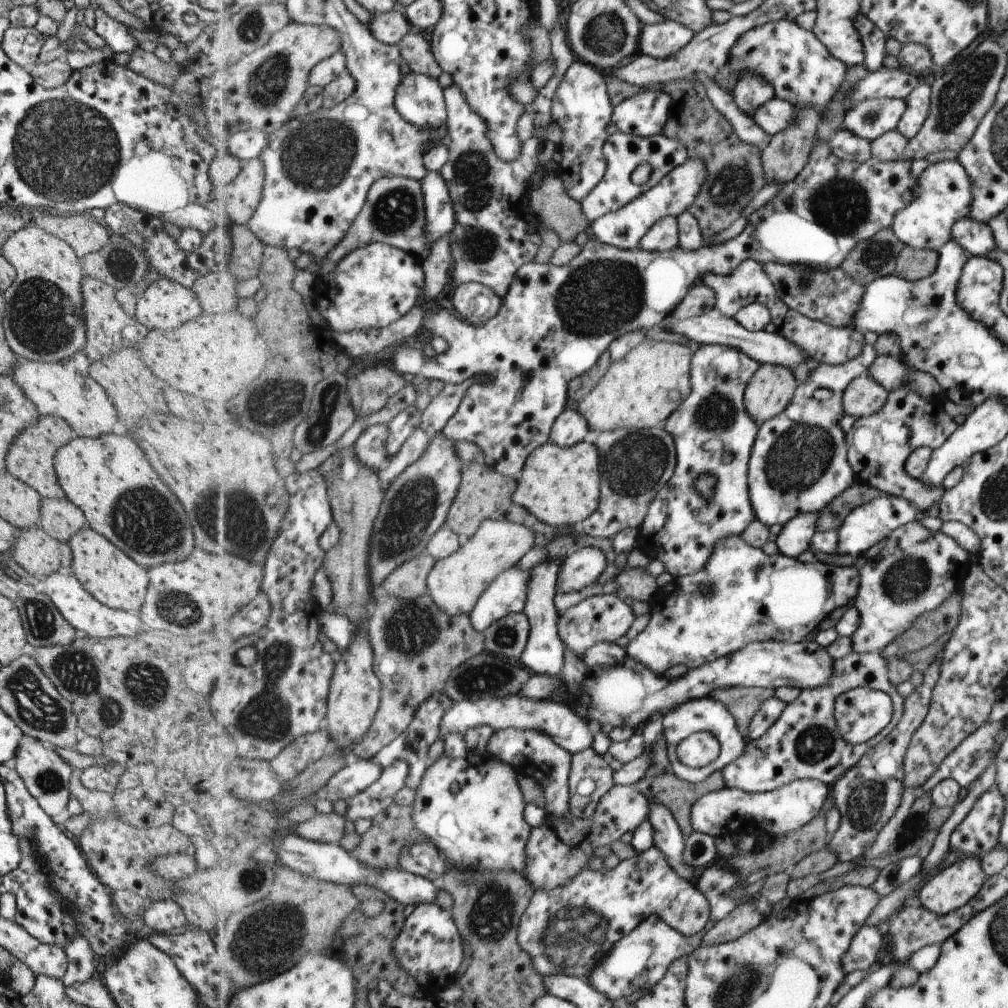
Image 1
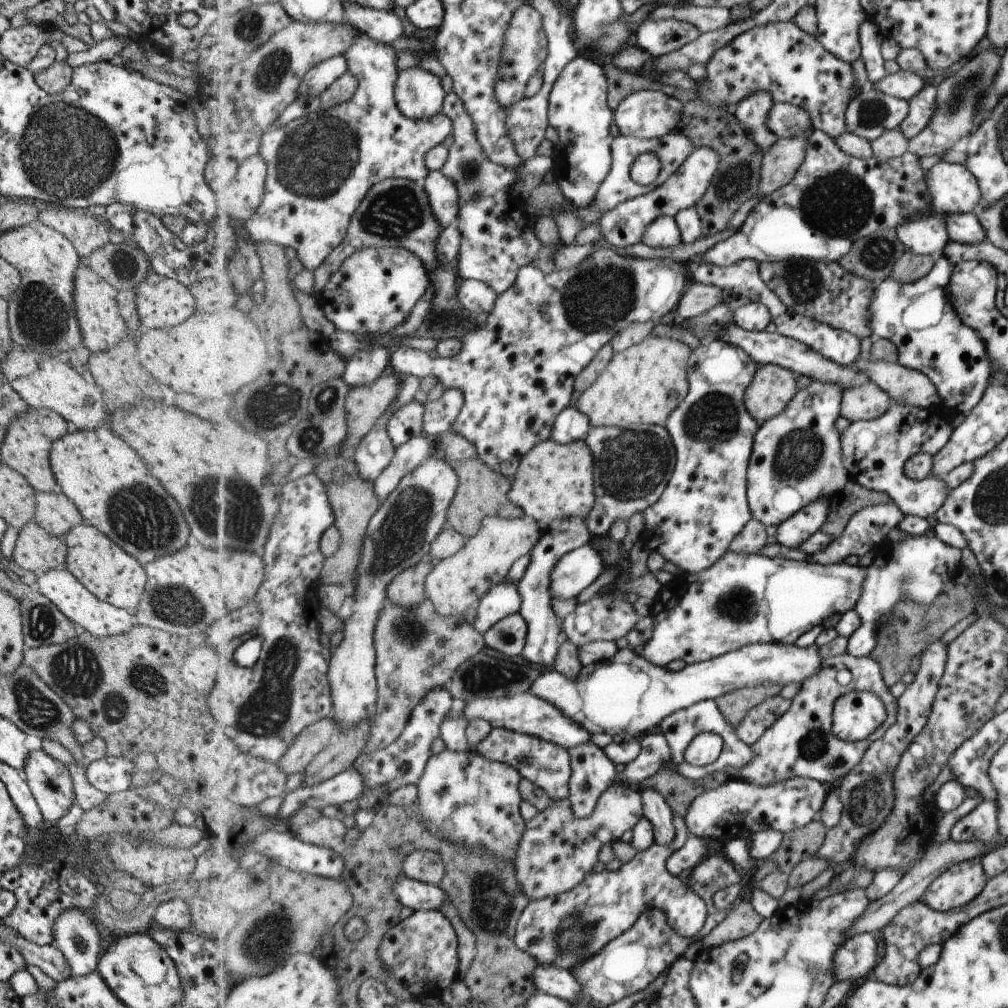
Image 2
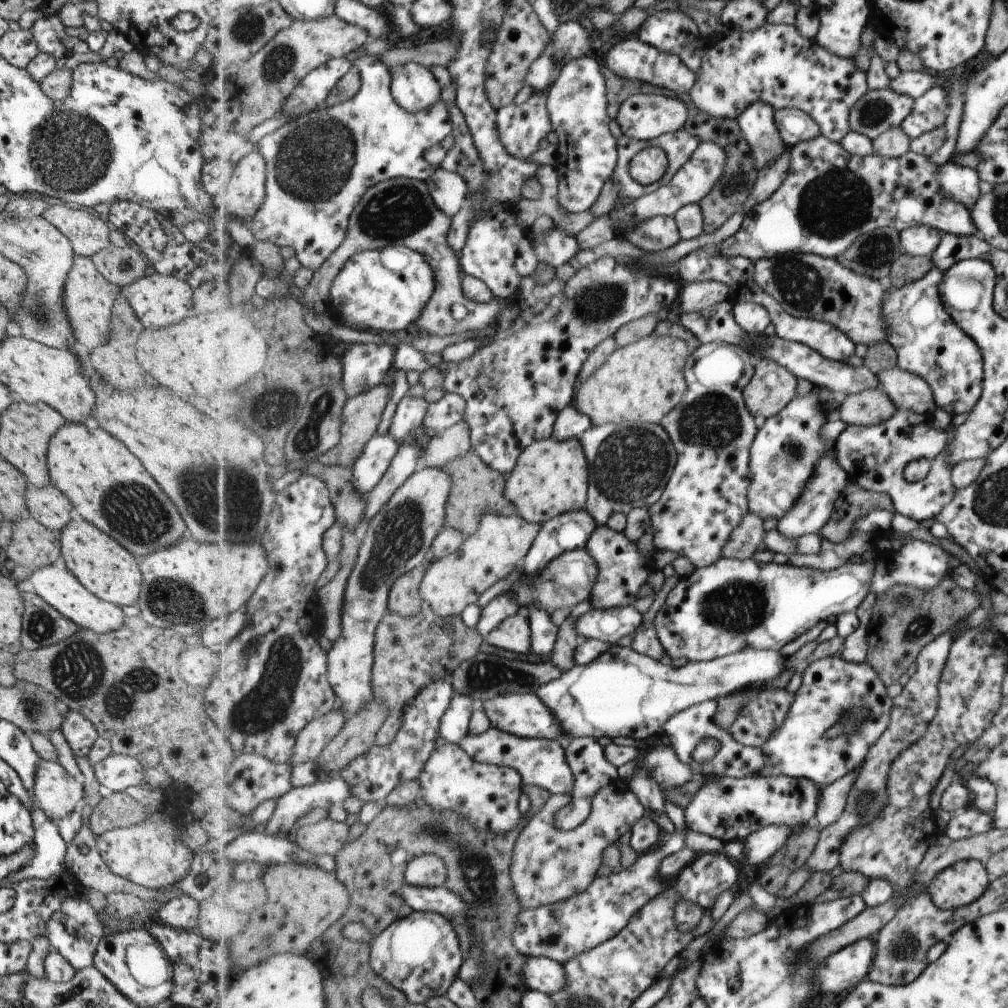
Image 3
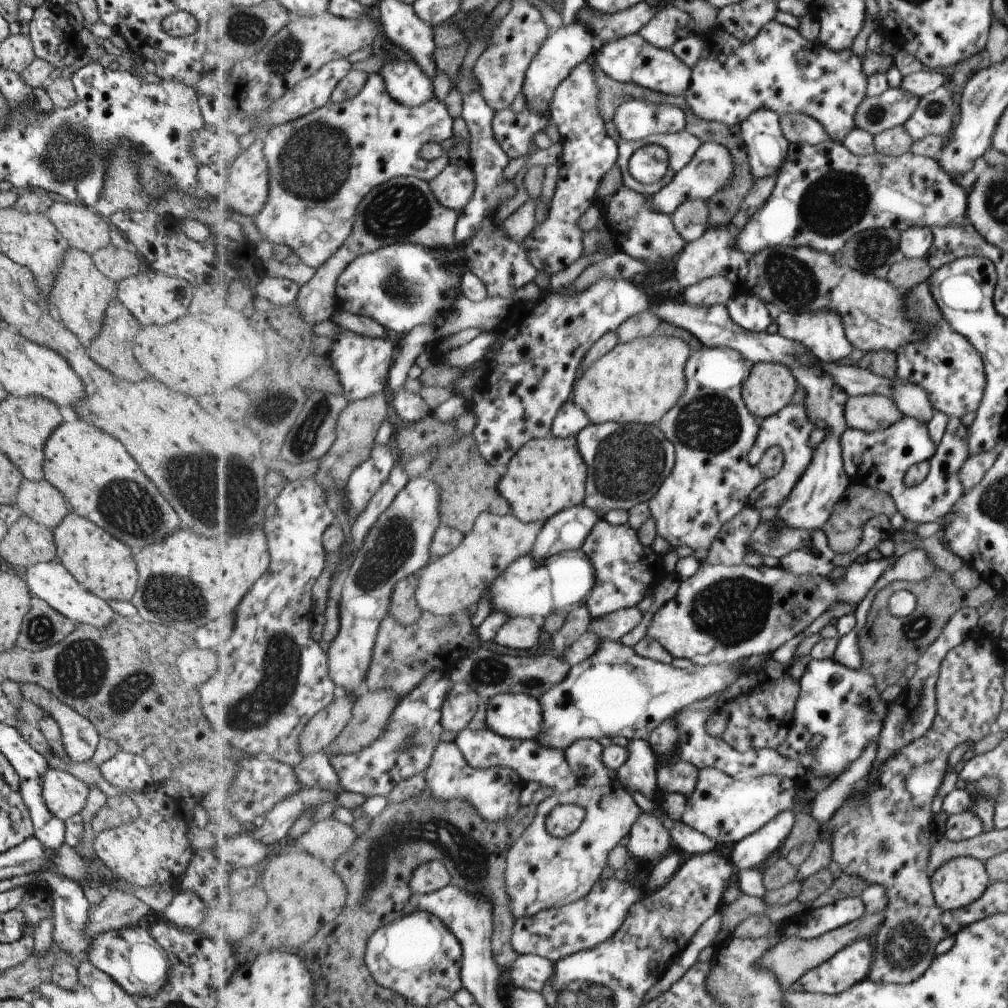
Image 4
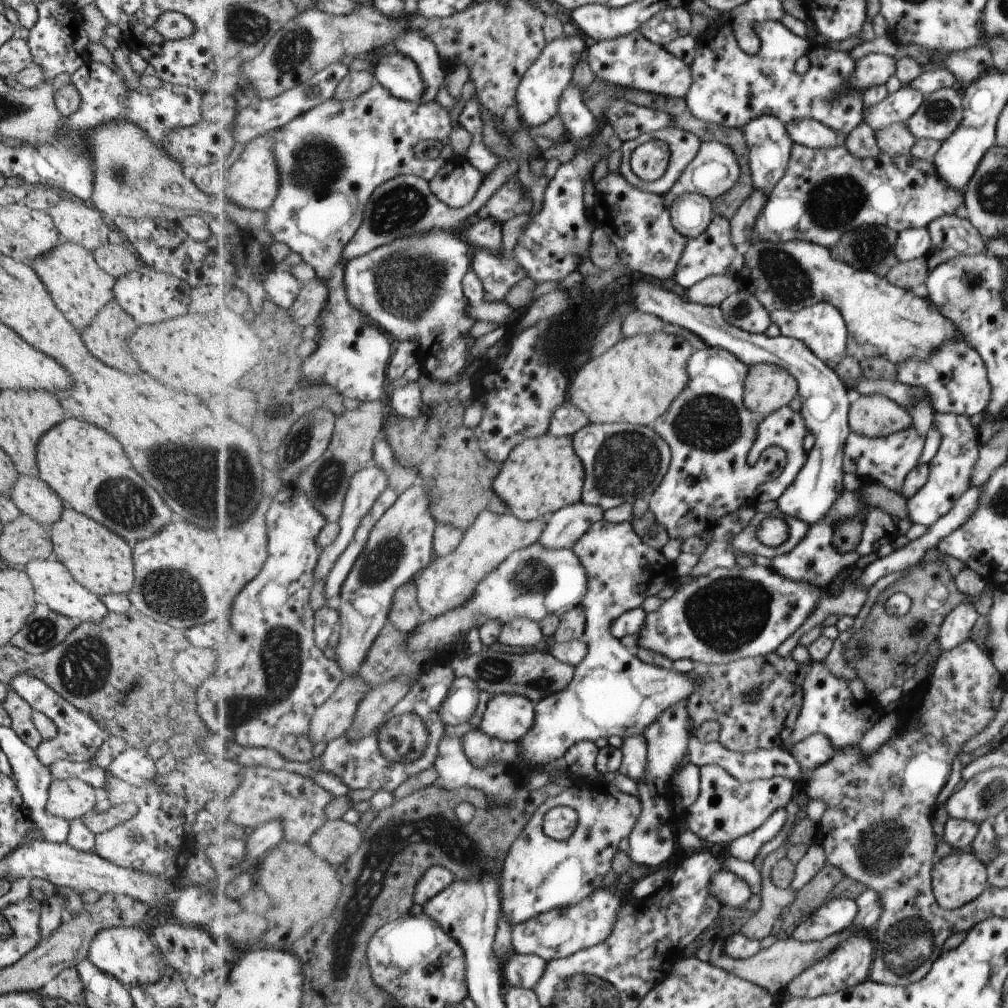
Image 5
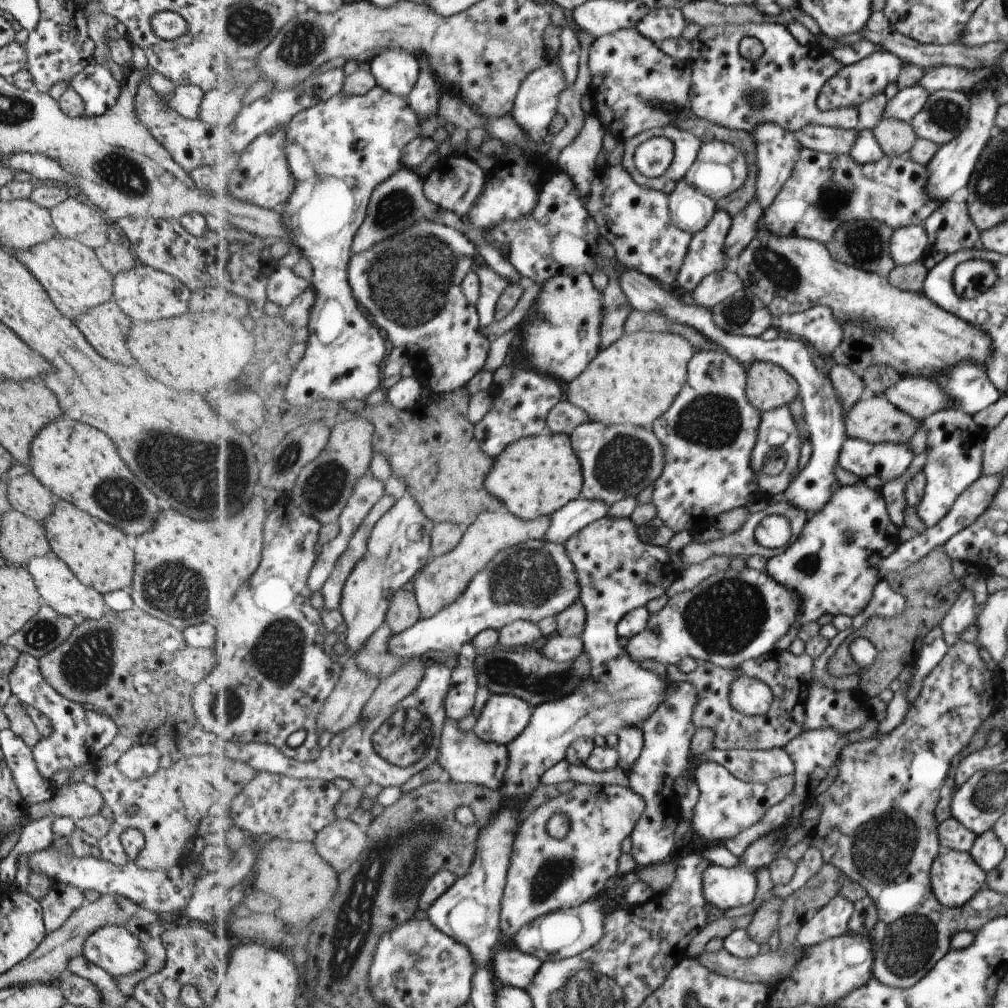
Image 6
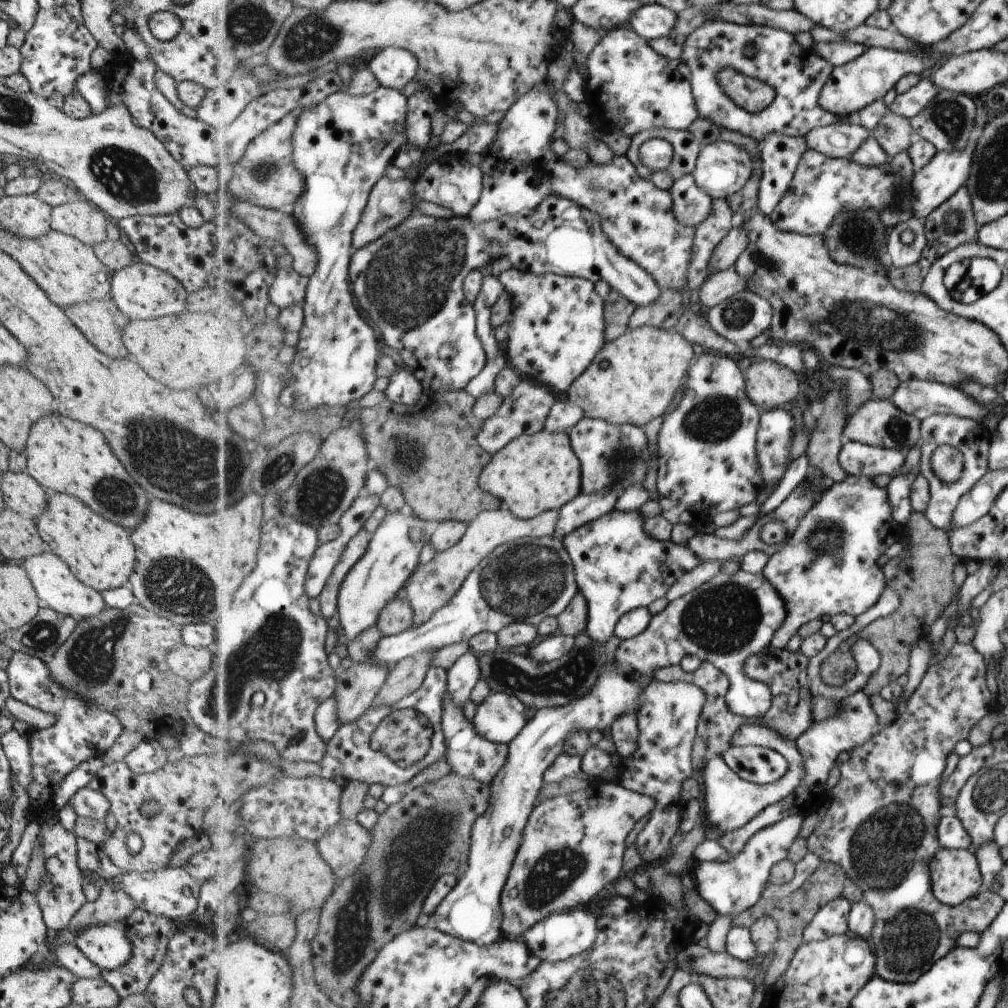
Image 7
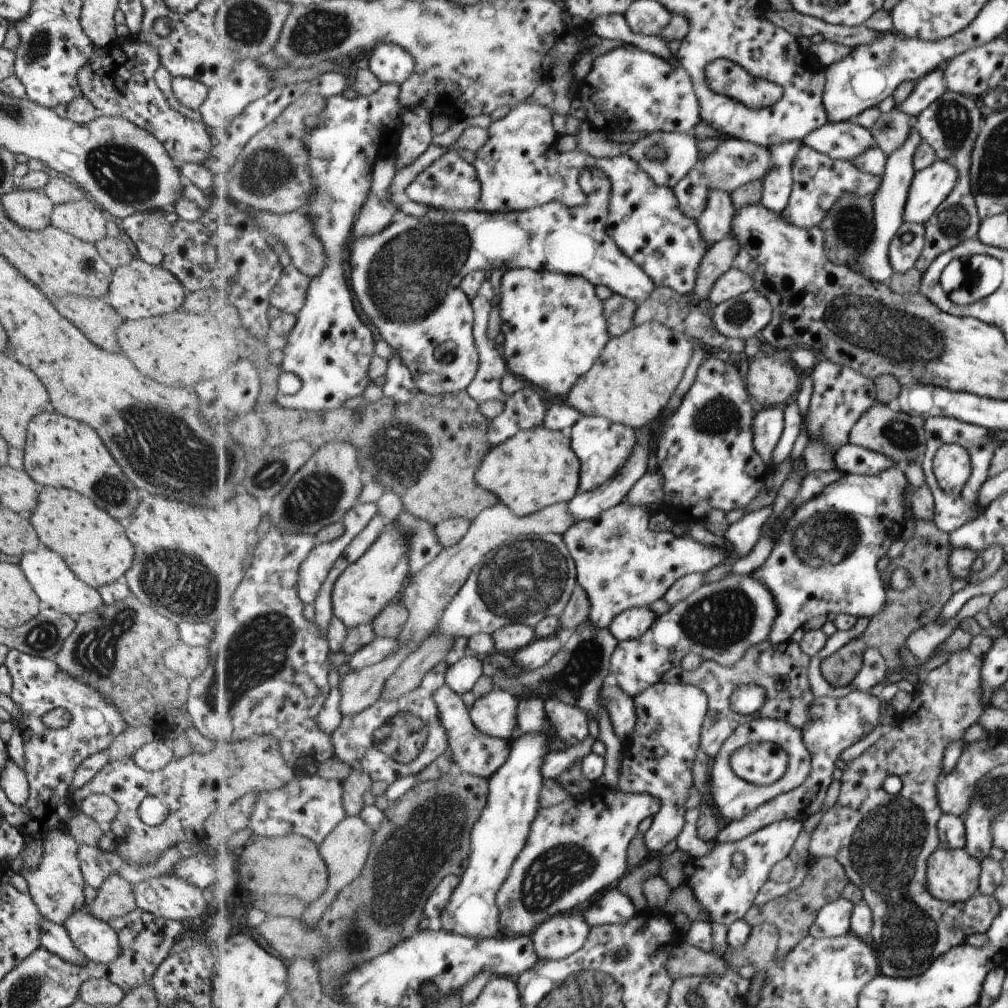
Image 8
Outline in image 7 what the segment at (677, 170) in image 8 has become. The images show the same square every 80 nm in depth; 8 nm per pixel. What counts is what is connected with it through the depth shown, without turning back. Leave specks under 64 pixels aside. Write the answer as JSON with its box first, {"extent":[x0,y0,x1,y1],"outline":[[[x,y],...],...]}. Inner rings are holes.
{"extent":[626,128,702,191],"outline":[[[653,128],[653,130],[642,131],[632,138],[626,156],[641,177],[651,180],[659,189],[671,191],[681,178],[696,171],[702,148],[702,143],[689,130]],[[653,138],[663,138],[673,144],[675,156],[667,170],[653,172],[641,162],[641,146]]]}

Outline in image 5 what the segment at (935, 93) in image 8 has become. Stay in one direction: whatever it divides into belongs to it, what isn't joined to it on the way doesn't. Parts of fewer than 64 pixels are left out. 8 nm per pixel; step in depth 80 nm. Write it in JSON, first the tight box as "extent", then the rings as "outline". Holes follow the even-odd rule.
{"extent":[863,85,923,132],"outline":[[[903,85],[899,90],[888,93],[877,106],[865,108],[863,124],[869,124],[875,132],[891,124],[905,124],[923,102],[923,98],[917,90]]]}

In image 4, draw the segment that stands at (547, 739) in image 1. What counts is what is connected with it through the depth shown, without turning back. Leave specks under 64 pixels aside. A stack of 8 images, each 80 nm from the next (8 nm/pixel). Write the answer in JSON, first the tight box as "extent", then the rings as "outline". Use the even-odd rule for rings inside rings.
{"extent":[455,726,579,793],"outline":[[[467,726],[455,741],[473,768],[509,767],[516,770],[524,782],[535,781],[543,787],[554,788],[557,793],[565,793],[579,784],[564,751],[544,747],[535,739],[510,739],[499,736],[489,728],[476,731]]]}

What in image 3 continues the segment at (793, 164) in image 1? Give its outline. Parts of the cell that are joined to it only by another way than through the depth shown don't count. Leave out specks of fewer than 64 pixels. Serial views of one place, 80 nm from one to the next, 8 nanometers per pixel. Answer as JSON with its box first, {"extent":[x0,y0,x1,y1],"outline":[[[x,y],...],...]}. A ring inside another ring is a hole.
{"extent":[743,148,790,216],"outline":[[[790,148],[772,165],[761,170],[756,186],[753,187],[752,194],[749,195],[749,198],[745,201],[743,208],[744,216],[751,213],[751,210],[753,210],[755,206],[765,202],[783,184],[789,167]]]}

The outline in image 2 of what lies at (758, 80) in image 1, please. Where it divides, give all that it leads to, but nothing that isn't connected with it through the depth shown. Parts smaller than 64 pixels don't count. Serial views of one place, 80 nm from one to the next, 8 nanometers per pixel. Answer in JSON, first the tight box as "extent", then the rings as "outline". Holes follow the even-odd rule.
{"extent":[734,91,780,153],"outline":[[[759,91],[742,100],[734,109],[745,132],[765,153],[780,140],[780,136],[768,128],[768,118],[774,103],[771,93]]]}

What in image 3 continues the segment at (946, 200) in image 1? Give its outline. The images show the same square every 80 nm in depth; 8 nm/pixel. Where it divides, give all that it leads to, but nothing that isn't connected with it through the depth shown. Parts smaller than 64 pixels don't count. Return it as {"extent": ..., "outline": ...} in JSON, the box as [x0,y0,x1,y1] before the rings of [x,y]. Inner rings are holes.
{"extent":[898,161,982,257],"outline":[[[951,161],[938,166],[936,181],[946,199],[961,203],[967,209],[979,199],[982,190],[976,169]],[[912,225],[898,233],[901,254],[912,257],[931,255],[939,246],[941,233],[929,225]]]}

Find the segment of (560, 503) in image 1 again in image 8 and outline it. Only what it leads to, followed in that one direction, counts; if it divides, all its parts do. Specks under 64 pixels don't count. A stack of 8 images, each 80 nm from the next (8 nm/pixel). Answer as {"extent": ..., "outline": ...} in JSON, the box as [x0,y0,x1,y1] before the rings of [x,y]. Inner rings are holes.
{"extent":[476,424,582,517],"outline":[[[544,424],[519,431],[509,440],[494,446],[476,472],[476,481],[494,492],[501,502],[520,517],[535,514],[557,503],[570,503],[580,490],[582,462],[573,450],[572,437]]]}

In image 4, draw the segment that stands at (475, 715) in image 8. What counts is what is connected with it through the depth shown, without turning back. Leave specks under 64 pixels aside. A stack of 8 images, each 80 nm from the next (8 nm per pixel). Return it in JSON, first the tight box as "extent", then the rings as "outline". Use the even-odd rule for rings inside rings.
{"extent":[487,693,544,739],"outline":[[[501,693],[488,702],[487,728],[510,739],[536,739],[544,729],[544,709],[540,700],[528,693]]]}

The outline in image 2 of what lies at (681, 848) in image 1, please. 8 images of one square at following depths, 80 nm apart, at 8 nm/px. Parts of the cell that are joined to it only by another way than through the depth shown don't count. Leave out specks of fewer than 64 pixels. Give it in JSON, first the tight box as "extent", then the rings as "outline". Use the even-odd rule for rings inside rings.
{"extent":[638,787,676,845],"outline":[[[647,787],[638,791],[642,794],[644,804],[643,816],[654,824],[657,842],[661,845],[673,842],[676,833],[674,812],[665,797],[654,788]]]}

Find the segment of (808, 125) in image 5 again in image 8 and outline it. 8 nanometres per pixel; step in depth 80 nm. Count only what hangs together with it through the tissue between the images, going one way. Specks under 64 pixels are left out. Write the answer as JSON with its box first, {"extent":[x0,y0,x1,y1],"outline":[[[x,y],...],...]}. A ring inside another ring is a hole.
{"extent":[803,123,877,162],"outline":[[[827,123],[808,134],[803,144],[834,159],[855,162],[863,153],[877,146],[872,131],[859,123]]]}

